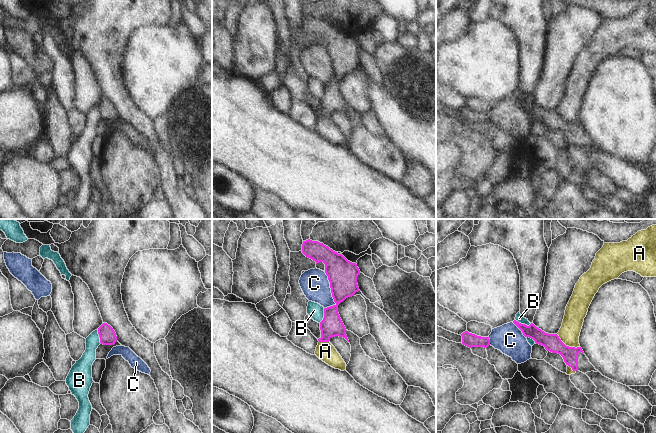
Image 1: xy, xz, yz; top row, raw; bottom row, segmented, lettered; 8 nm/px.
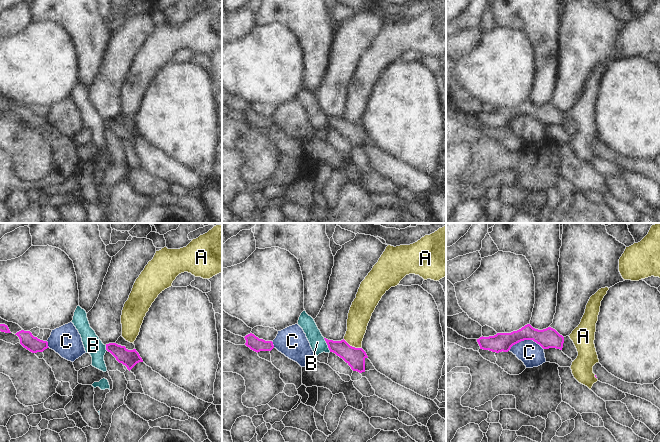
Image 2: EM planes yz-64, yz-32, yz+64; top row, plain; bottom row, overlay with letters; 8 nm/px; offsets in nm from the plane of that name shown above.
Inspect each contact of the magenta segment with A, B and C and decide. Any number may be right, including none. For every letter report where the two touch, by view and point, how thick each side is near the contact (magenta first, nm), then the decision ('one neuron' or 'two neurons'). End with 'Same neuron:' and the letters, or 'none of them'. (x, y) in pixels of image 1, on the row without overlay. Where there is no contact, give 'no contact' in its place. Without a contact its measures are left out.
A: yz (567, 122) | 140/170 nm | two neurons
B: yz (523, 100) | 120/60 nm | two neurons
C: xz (331, 68) | 240/220 nm | two neurons
Same neuron: none of them

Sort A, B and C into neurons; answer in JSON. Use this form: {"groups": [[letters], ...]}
{"groups": [["A"], ["B"], ["C"]]}

